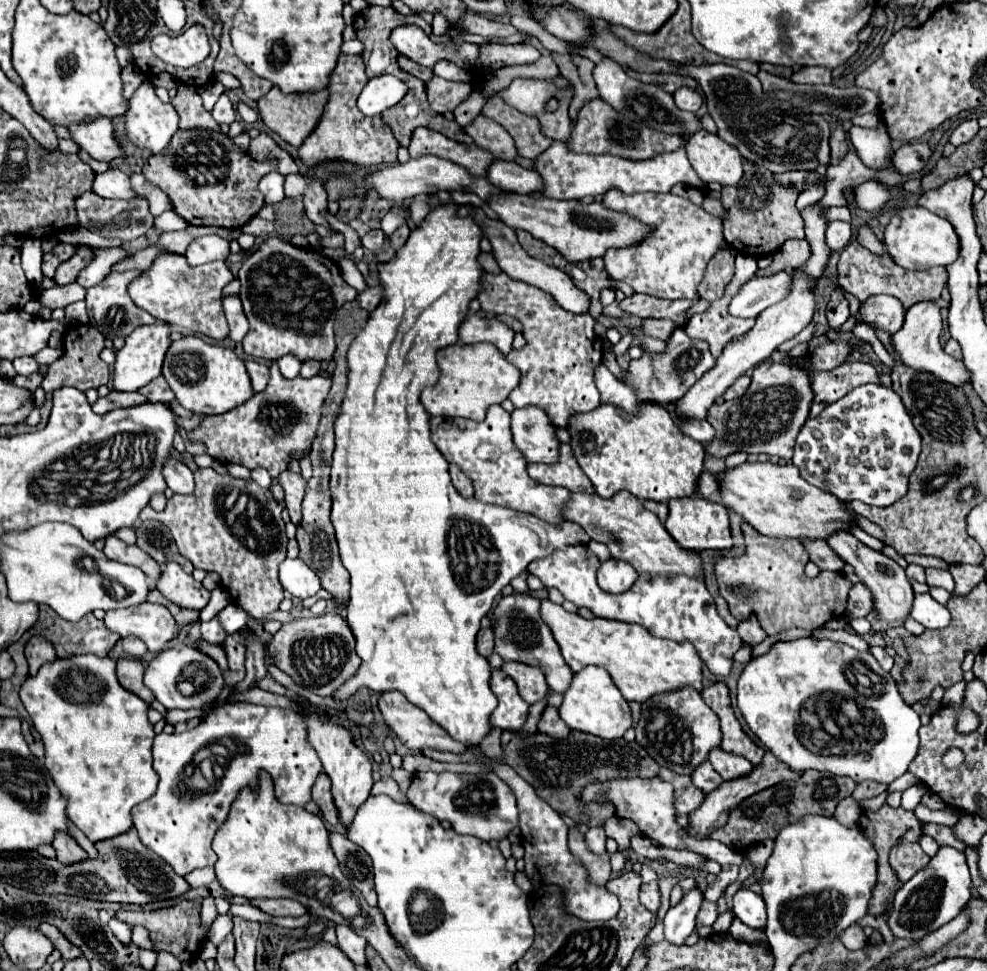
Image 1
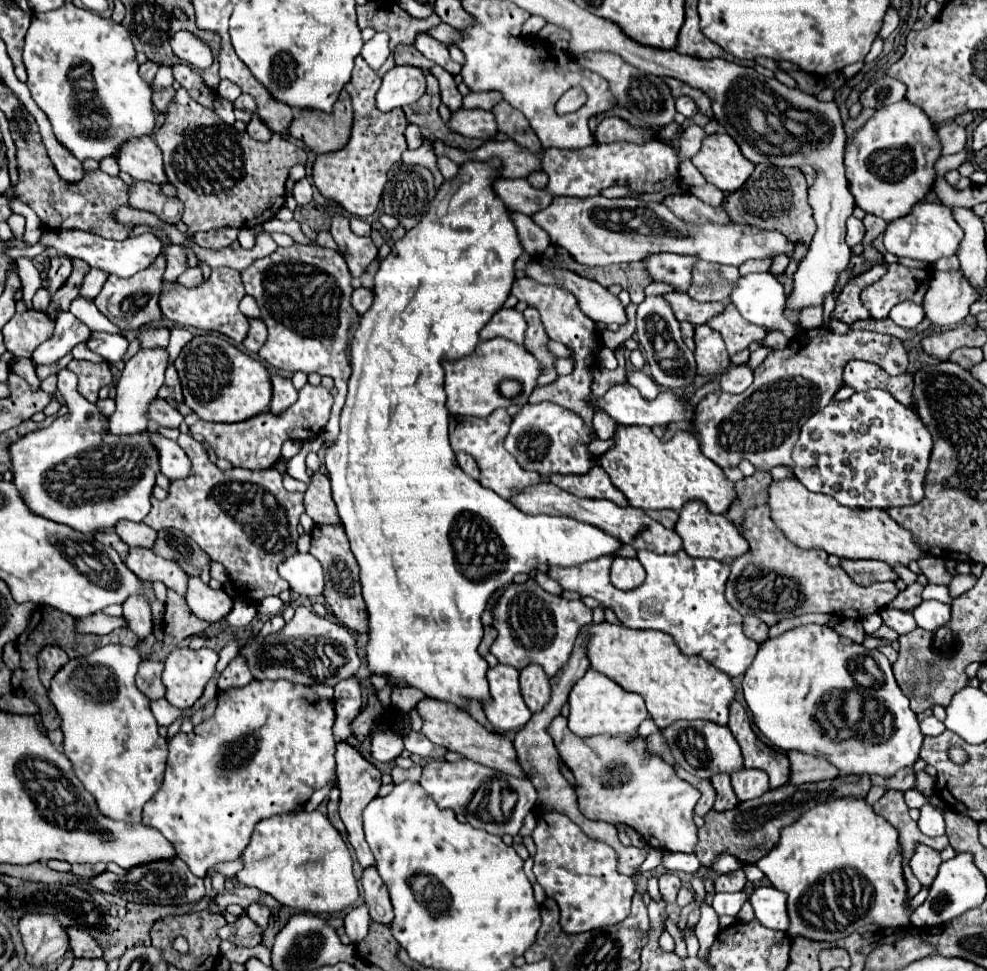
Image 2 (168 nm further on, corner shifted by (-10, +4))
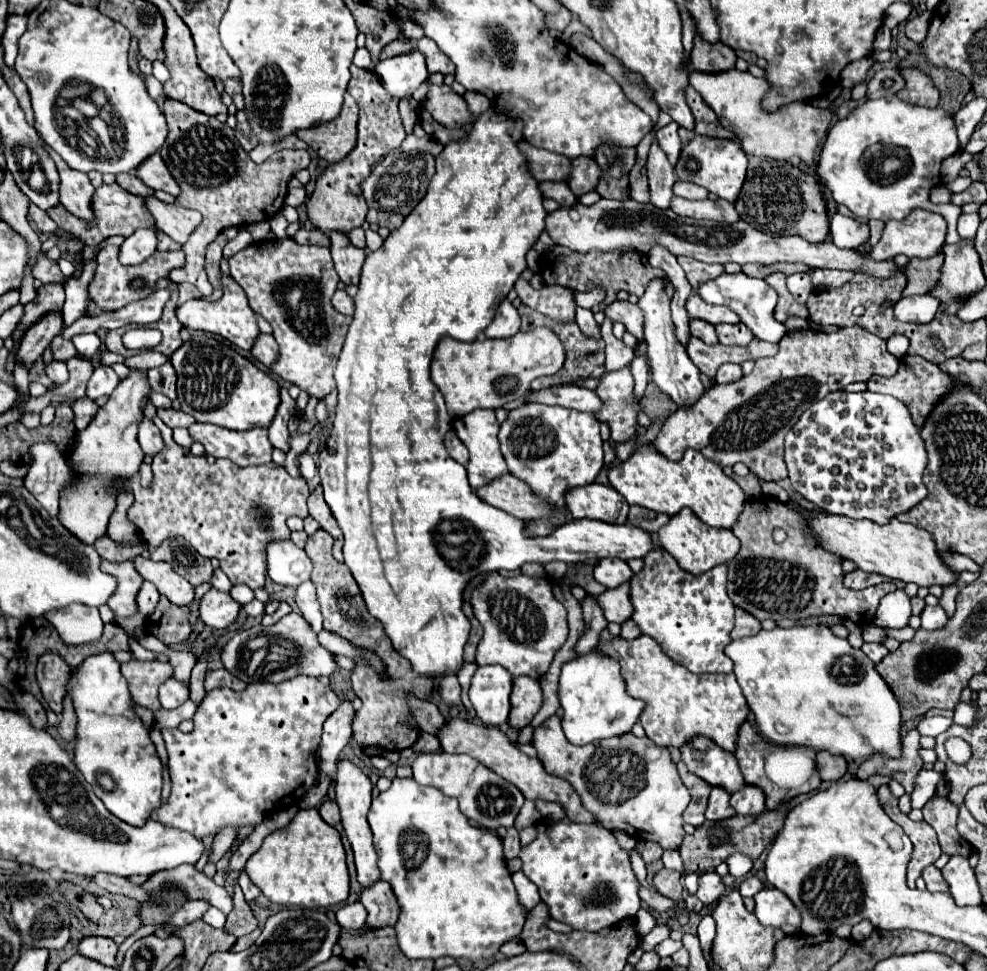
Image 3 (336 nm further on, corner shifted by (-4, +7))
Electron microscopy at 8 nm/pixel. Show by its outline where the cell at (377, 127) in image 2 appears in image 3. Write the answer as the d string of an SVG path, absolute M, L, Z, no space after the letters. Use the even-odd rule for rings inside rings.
M351 66L351 80L347 86L347 92L357 100L359 104L359 122L357 122L357 146L341 160L329 164L319 178L315 180L315 190L307 200L307 214L309 220L323 232L339 230L349 232L355 226L361 226L365 222L367 214L367 202L361 198L361 182L371 174L373 166L381 162L381 158L393 150L399 150L401 142L405 140L405 130L401 126L401 116L395 98L391 98L375 72L361 70L357 66Z

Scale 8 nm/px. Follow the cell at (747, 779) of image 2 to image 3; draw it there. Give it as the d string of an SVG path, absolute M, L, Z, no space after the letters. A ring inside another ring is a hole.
M745 784L737 794L731 794L731 806L737 814L761 814L765 810L765 794L759 786Z

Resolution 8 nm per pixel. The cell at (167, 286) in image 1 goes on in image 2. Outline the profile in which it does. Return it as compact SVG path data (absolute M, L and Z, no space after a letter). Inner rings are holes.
M219 267L213 269L209 281L203 281L197 289L183 289L175 283L163 283L163 293L159 299L163 315L183 327L197 327L205 331L219 331L237 343L243 343L249 333L249 319L239 311L239 303L245 297L241 283L241 273L235 269Z

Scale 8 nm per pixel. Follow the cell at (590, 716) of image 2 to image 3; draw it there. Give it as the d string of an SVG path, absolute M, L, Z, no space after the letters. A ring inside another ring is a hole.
M597 652L573 658L563 664L559 678L559 700L565 712L563 732L567 740L577 746L631 732L645 706L643 700L635 700L625 692L619 664L607 656L601 658L601 654Z

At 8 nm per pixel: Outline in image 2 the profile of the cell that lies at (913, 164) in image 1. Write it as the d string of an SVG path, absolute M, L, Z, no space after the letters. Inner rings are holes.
M945 123L937 129L941 141L943 141L943 155L951 155L951 153L959 153L965 149L967 145L967 133L963 125L957 123Z

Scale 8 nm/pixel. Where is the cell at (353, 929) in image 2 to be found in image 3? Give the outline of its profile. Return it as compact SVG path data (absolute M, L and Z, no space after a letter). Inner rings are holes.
M353 902L353 904L345 904L343 908L337 910L337 922L341 924L341 928L357 932L367 918L367 910L361 906L361 902Z

